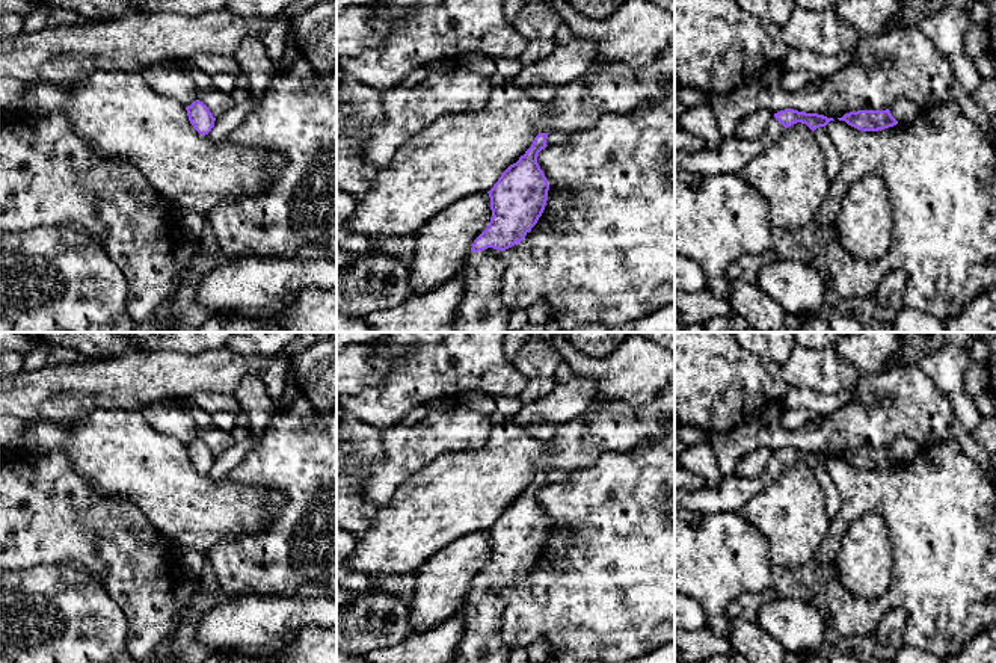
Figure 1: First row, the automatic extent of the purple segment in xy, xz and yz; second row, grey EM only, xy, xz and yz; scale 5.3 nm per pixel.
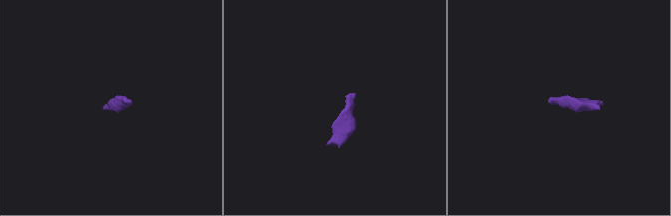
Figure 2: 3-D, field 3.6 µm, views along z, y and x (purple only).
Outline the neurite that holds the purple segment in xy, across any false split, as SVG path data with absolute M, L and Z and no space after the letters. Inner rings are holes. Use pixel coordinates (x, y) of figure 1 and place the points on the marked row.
M193 101L190 106L186 107L186 110L190 124L199 134L205 136L211 131L216 118L202 101Z

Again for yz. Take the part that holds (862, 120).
M889 109L850 112L838 119L862 131L878 131L898 124Z

